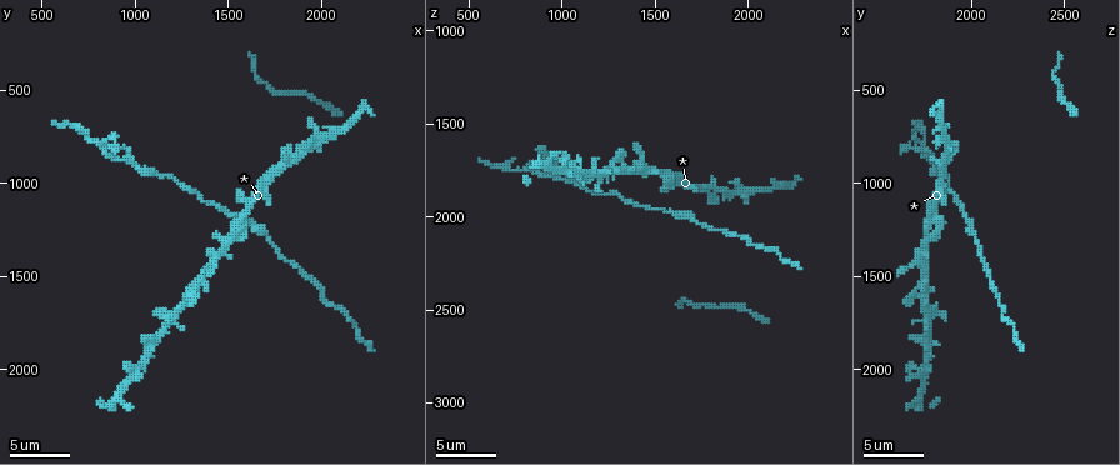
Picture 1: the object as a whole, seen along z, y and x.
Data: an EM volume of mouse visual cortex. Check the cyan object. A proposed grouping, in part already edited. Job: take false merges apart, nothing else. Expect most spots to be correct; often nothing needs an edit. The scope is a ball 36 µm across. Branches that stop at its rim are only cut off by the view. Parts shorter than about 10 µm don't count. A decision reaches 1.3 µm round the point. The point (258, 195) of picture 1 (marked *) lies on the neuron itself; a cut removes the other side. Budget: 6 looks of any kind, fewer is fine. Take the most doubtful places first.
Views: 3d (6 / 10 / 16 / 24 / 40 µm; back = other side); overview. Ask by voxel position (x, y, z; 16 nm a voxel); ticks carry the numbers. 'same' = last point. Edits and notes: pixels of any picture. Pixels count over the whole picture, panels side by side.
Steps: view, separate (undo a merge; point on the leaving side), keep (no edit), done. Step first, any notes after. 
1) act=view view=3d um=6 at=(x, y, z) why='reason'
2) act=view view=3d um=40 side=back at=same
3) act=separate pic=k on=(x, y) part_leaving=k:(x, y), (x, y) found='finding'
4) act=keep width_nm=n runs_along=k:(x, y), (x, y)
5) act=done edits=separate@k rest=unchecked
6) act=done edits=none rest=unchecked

act=view view=3d um=10 at=(1980, 780, 1900) why='looks like a crossing'

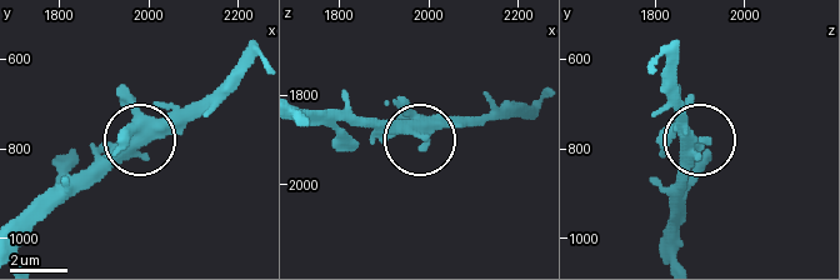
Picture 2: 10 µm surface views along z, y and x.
act=keep width_nm=370 found='continuous, no second neuron'

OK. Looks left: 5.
act=view view=3d um=10 at=(1540, 1200, 1840)

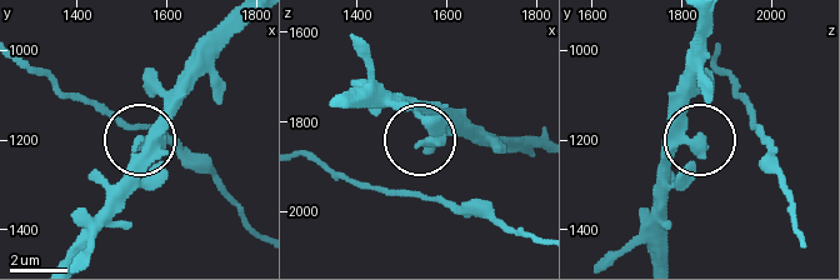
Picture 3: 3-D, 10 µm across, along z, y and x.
act=view view=3d um=10 side=back at=(1545, 1205, 1845) why='from behind'

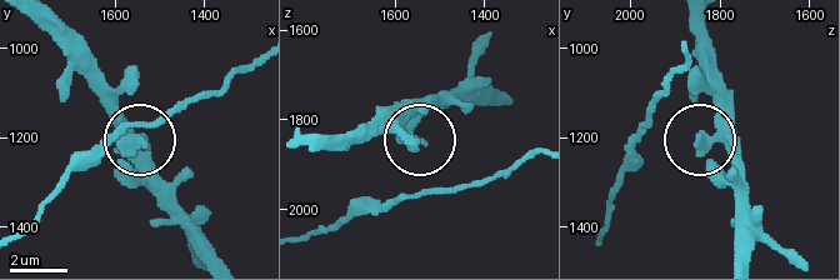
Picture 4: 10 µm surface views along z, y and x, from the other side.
act=keep runs_along=4:(713, 80), (713, 121), (698, 140), (643, 124) found='one neuron here'

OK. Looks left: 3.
act=view view=3d um=10 at=(1840, 1420, 2080) why='calibre changes'

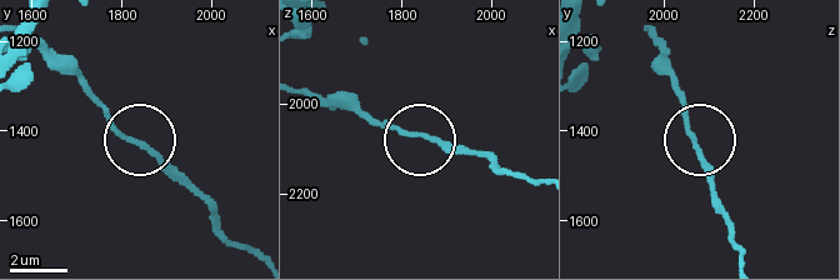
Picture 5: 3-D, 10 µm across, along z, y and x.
act=keep runs_along=5:(304, 93), (346, 103), (419, 136), (480, 150) found='one neuron here'

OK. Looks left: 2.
act=done edits=none rest=unchecked

